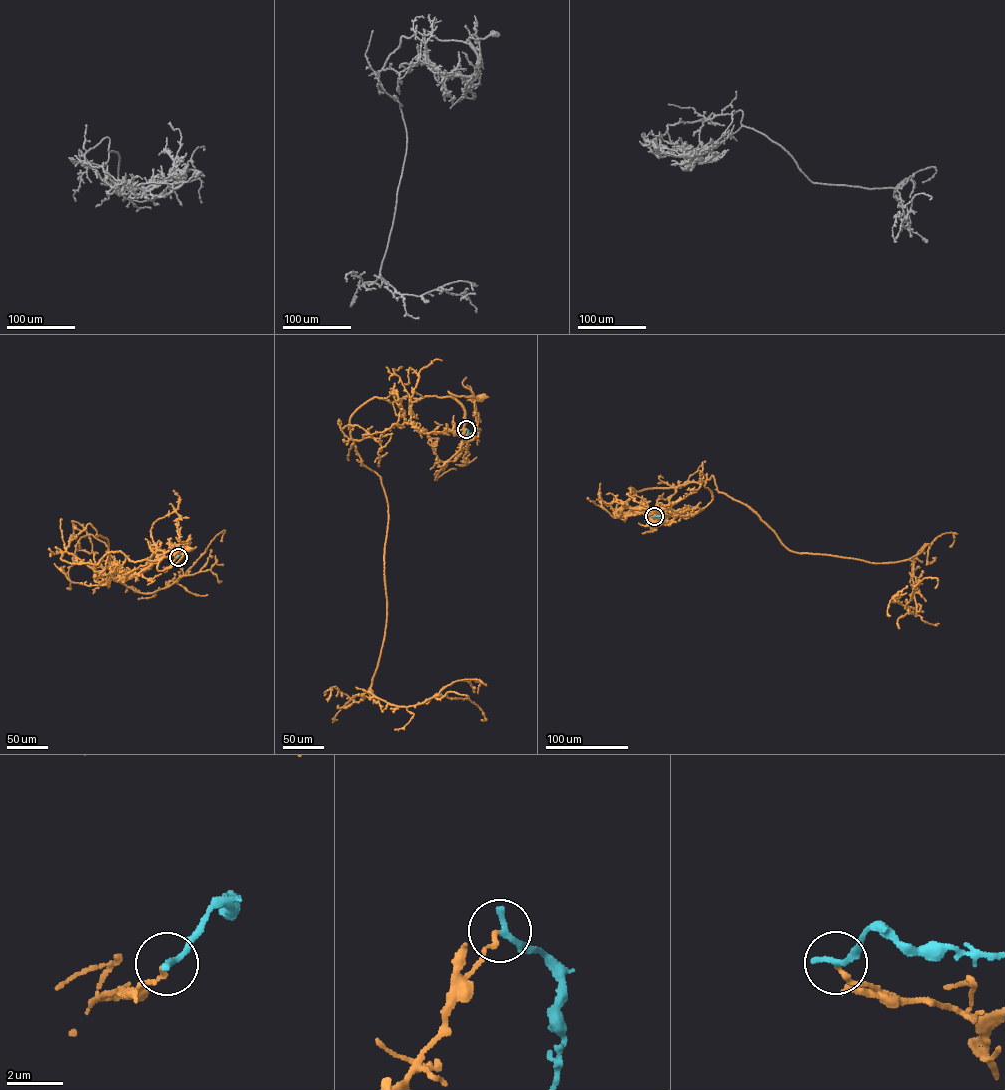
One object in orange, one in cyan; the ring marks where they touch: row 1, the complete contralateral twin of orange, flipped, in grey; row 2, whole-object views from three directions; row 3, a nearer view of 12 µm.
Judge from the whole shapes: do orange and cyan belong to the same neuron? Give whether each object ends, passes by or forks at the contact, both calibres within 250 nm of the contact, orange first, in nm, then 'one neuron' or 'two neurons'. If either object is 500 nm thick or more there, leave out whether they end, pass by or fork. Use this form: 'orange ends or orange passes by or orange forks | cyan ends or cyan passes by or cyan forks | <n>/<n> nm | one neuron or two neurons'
orange ends | cyan ends | 160/280 nm | two neurons

